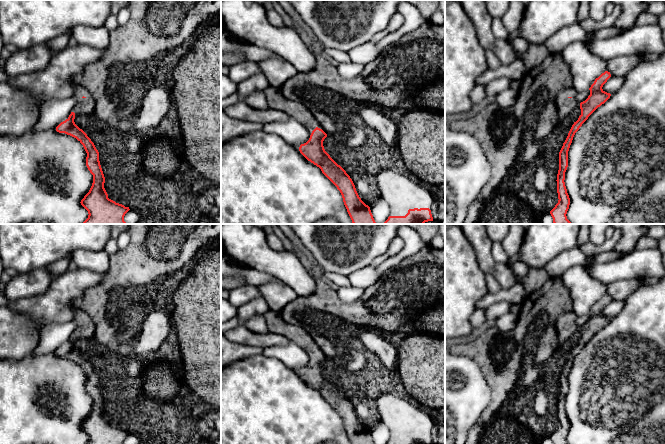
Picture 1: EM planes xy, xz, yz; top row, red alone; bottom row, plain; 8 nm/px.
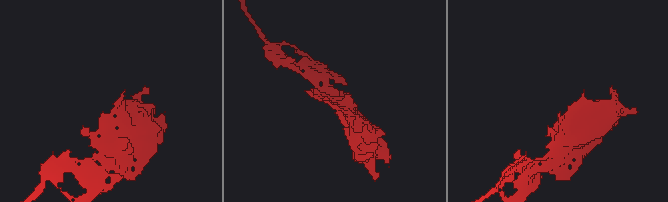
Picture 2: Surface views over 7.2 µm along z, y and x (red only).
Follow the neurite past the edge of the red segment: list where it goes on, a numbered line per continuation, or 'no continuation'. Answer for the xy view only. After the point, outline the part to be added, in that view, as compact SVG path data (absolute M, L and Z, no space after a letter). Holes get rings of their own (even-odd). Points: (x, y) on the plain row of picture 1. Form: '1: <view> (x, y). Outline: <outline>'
1: xy (84, 330). Outline: M77 308L74 311L73 321L76 324L76 328L72 333L72 336L75 337L75 341L79 339L90 339L94 336L95 325L87 313Z

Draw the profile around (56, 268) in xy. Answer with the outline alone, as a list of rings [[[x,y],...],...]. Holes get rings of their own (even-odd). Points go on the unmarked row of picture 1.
[[[71,257],[62,258],[51,263],[46,268],[52,277],[55,278],[68,270],[71,261]]]

